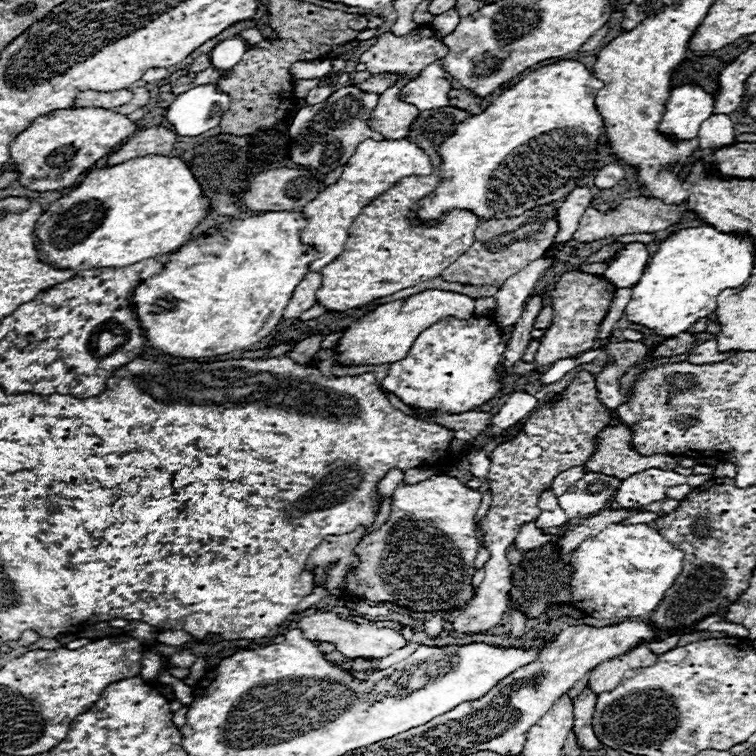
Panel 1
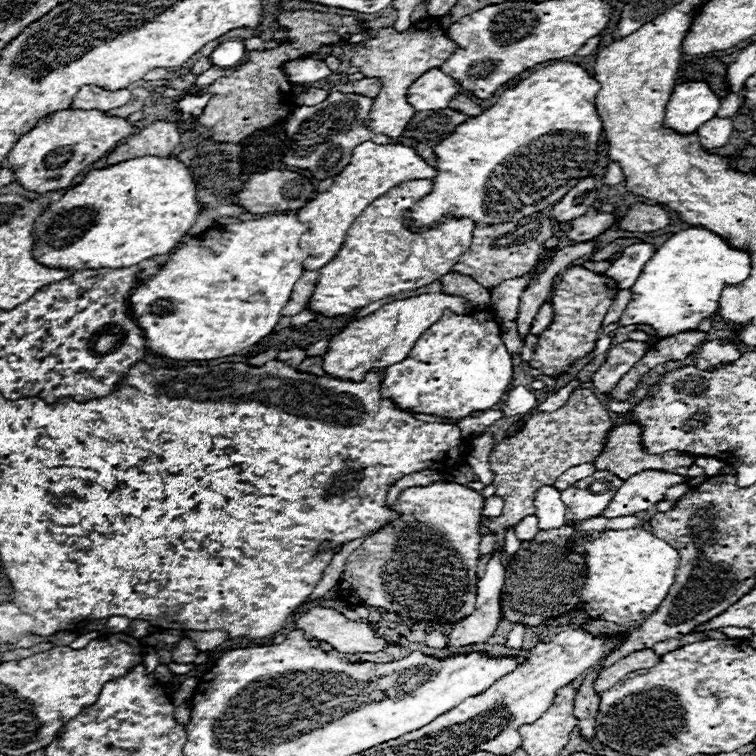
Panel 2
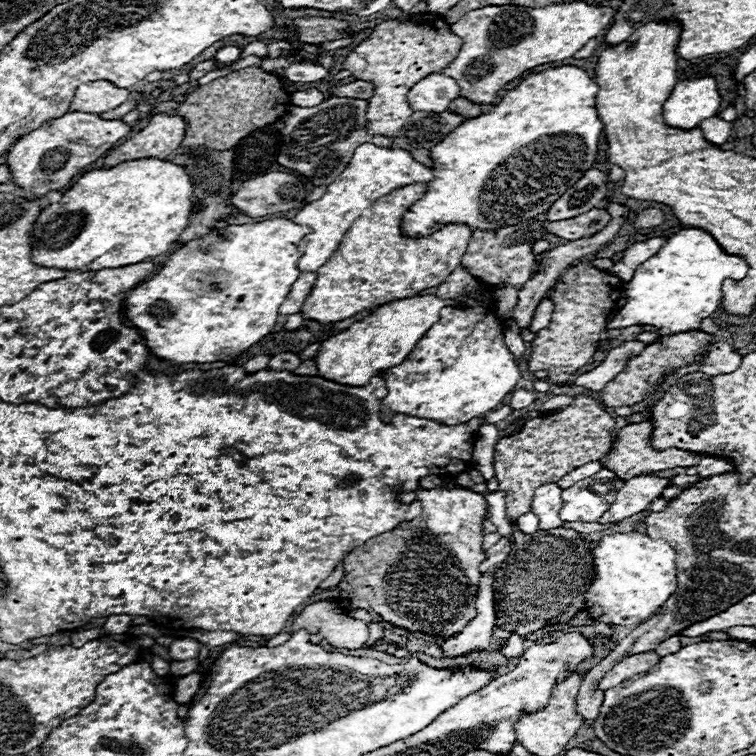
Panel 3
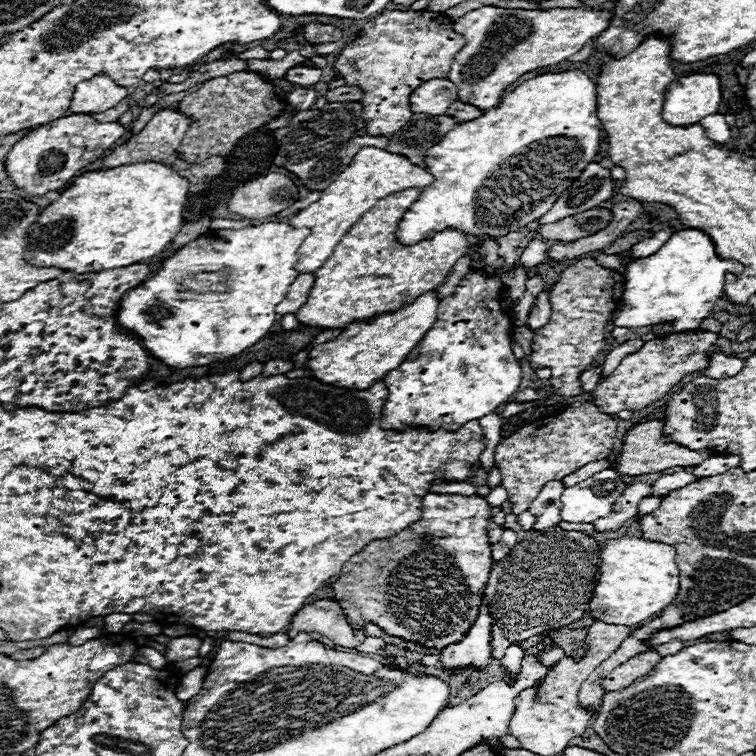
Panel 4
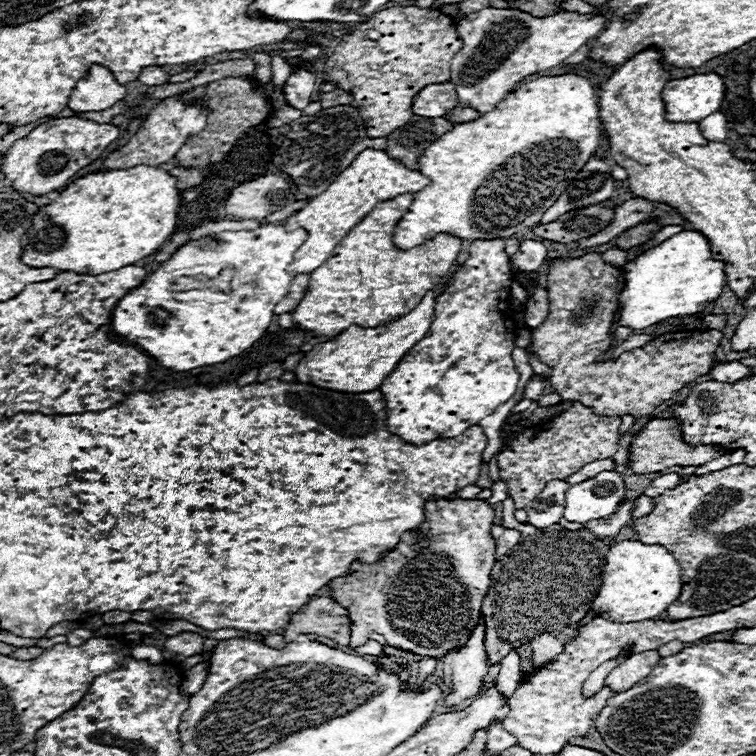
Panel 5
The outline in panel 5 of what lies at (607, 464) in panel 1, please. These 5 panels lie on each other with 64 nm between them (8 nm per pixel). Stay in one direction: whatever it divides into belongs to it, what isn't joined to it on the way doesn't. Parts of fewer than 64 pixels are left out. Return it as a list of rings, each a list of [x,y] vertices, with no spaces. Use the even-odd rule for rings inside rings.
[[[656,418],[646,424],[646,428],[634,436],[630,446],[630,468],[636,474],[650,474],[650,472],[662,472],[670,466],[702,466],[704,462],[710,462],[718,456],[722,456],[726,450],[720,446],[690,446],[684,442],[680,422],[676,418]]]

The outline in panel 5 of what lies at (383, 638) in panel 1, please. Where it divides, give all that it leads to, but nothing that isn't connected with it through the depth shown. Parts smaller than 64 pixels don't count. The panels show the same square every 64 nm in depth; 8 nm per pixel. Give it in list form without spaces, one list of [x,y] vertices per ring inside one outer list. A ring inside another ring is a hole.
[[[320,596],[290,614],[290,622],[284,628],[284,642],[296,640],[298,634],[316,634],[348,646],[350,628],[352,622],[348,618],[348,610],[344,610],[334,598]]]

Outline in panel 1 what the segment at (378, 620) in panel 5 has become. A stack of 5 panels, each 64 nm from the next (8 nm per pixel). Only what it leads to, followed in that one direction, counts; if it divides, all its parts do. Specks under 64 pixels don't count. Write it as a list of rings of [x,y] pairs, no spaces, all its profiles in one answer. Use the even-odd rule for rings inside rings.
[[[432,476],[412,486],[400,482],[388,520],[354,550],[360,562],[348,570],[346,594],[370,602],[394,602],[414,612],[464,608],[474,598],[474,558],[480,548],[476,510],[480,500],[480,492],[452,476]]]

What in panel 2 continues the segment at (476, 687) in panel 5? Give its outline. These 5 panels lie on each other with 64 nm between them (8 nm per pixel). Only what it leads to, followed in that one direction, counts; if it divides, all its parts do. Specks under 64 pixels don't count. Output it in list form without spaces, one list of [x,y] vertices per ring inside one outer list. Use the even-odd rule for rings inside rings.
[[[494,556],[486,566],[486,574],[478,582],[478,598],[474,614],[464,618],[450,630],[448,646],[460,648],[468,644],[482,644],[494,634],[502,616],[500,614],[502,582],[504,582],[504,566],[500,556]]]

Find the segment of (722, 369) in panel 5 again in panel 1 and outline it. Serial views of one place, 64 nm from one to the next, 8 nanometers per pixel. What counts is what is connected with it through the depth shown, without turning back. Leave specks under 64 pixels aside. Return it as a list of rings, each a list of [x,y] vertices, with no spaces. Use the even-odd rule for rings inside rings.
[[[706,340],[706,342],[700,342],[696,344],[690,354],[688,354],[688,360],[692,364],[714,364],[714,362],[724,362],[728,360],[730,356],[734,356],[736,352],[720,352],[718,350],[718,344],[716,340]]]

